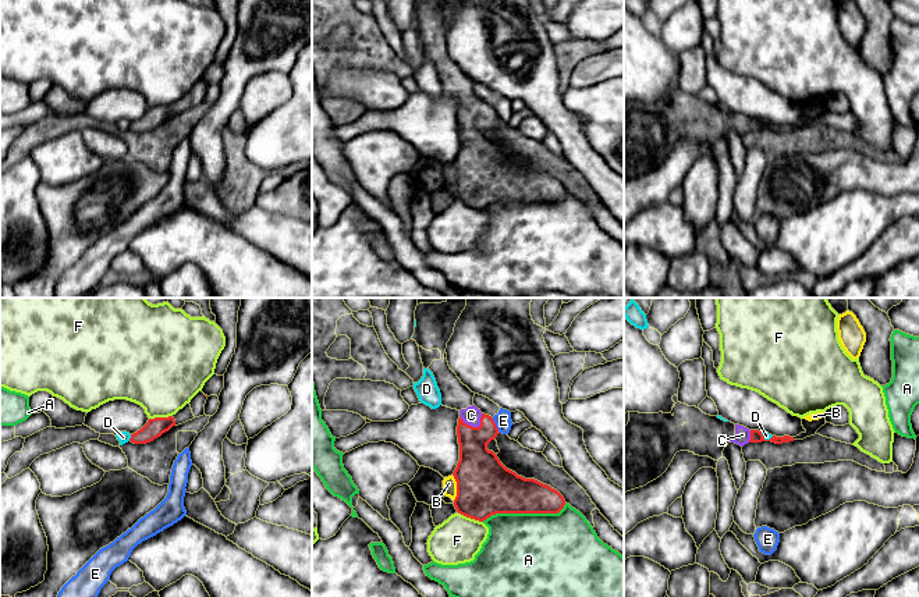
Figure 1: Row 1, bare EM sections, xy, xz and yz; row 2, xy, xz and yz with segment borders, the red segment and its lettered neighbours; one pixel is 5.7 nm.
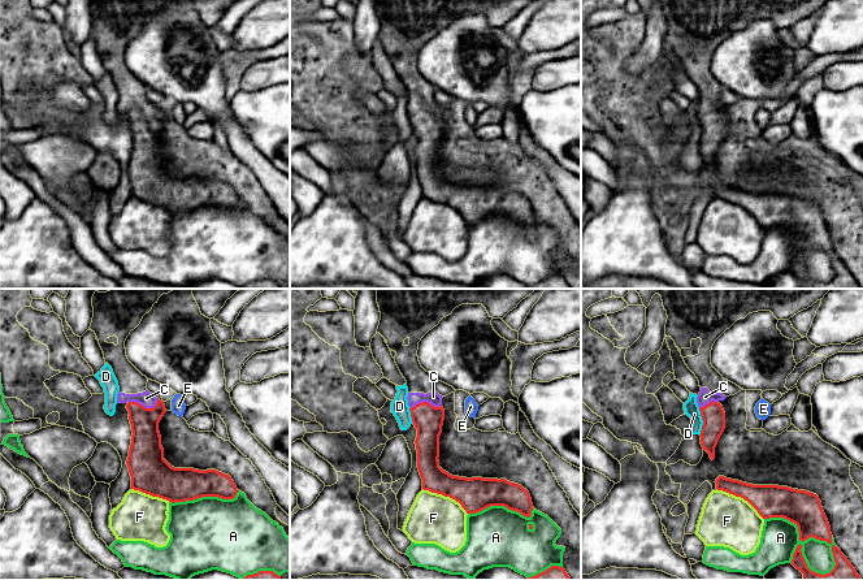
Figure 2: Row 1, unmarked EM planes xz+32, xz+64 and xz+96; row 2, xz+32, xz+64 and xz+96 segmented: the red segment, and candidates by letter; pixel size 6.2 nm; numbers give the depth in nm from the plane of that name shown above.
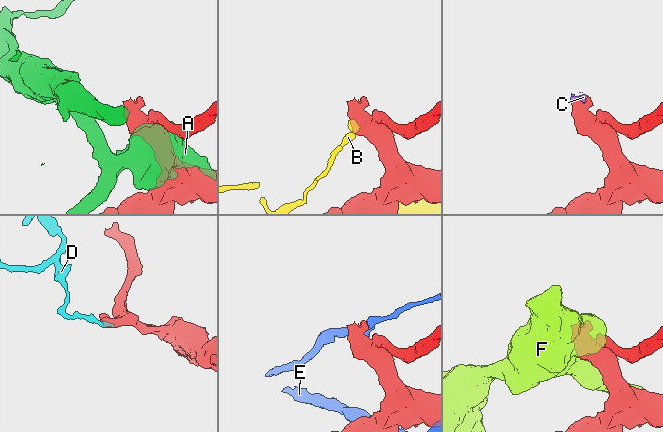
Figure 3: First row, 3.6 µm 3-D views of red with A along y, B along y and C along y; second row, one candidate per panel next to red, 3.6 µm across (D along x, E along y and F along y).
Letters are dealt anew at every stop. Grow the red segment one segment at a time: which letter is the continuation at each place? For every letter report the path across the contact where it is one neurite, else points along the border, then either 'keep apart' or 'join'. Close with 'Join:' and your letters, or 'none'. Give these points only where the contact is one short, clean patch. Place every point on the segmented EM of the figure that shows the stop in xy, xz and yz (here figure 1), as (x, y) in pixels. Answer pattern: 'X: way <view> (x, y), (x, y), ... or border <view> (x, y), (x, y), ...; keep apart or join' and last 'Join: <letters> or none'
A: keep apart
B: border xz (451, 475), (456, 482), (454, 500); keep apart
C: way xz (478, 466), (468, 425), (471, 415); join
D: border xy (131, 434), (128, 440); keep apart
E: border xz (492, 418), (499, 430); keep apart
F: keep apart
Join: C

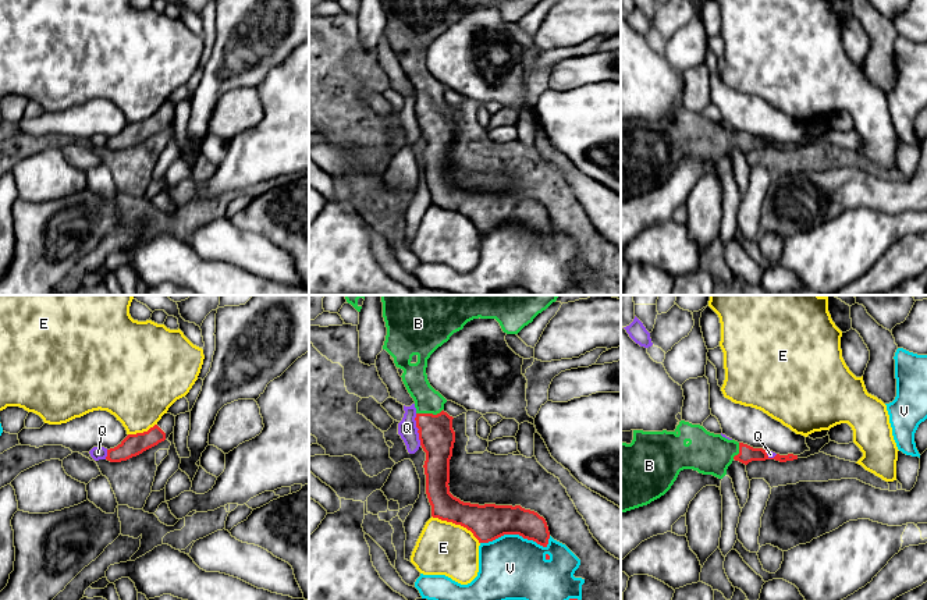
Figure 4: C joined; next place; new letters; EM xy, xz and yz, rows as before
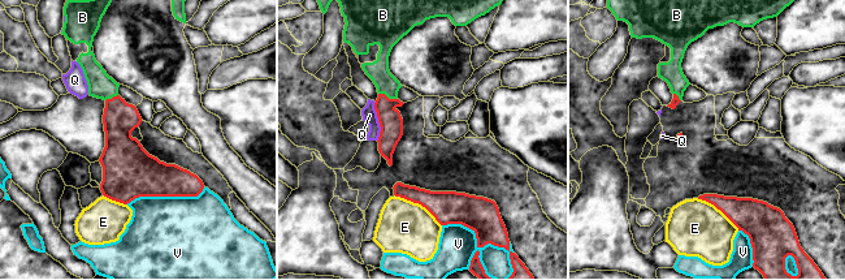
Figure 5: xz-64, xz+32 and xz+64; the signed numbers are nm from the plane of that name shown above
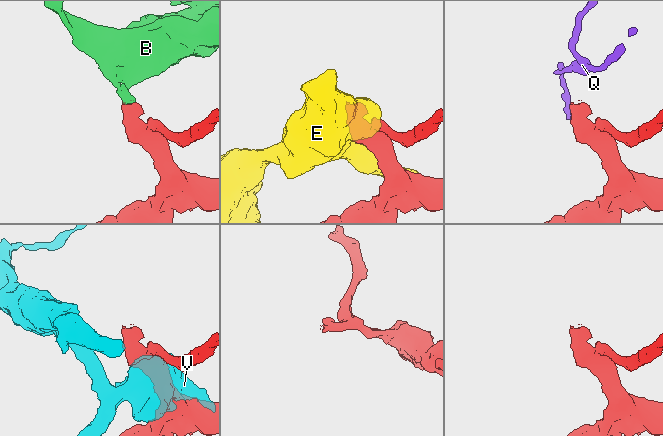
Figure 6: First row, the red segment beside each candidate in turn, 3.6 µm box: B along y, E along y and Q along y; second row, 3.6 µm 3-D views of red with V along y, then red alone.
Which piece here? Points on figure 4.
B: way xz (436, 433), (429, 414), (426, 398); join
E: keep apart
Q: border xz (415, 414), (415, 426), (421, 444); keep apart
V: keep apart
Join: B

